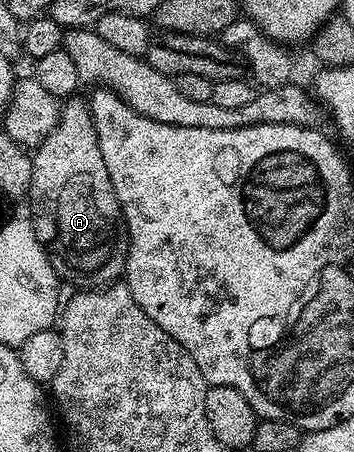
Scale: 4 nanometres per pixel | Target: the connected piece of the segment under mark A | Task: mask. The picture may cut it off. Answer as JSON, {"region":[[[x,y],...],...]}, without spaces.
{"region":[[[68,99],[60,106],[60,118],[54,127],[54,131],[50,131],[50,135],[46,135],[46,139],[42,139],[42,143],[36,146],[32,153],[32,174],[30,175],[30,187],[28,188],[27,204],[32,204],[32,212],[30,212],[31,221],[36,228],[37,237],[41,241],[42,247],[48,253],[49,261],[53,265],[59,280],[66,283],[76,285],[80,289],[99,289],[103,286],[119,282],[124,276],[124,268],[126,267],[126,259],[128,258],[128,225],[124,222],[124,212],[118,203],[118,195],[114,191],[114,183],[110,183],[110,171],[106,171],[106,159],[102,159],[102,147],[98,147],[98,131],[94,131],[94,119],[92,112],[88,109],[87,100]]]}

